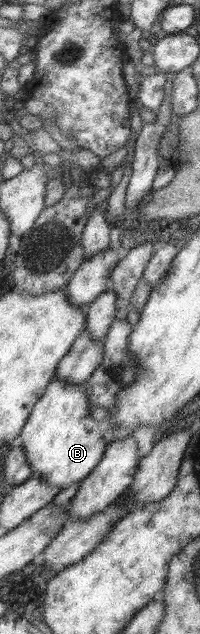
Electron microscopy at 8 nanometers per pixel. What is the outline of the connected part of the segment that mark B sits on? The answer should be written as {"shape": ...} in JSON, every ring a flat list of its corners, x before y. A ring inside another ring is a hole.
{"shape":[[55,376,50,380,44,394,32,406,19,435,20,446,26,455,26,463,30,465,32,471,31,476,42,477,50,487,58,487,60,490,68,487,70,483,84,479,98,465,108,444,102,439,100,425,90,417,90,401,84,394,82,385,63,382]]}

